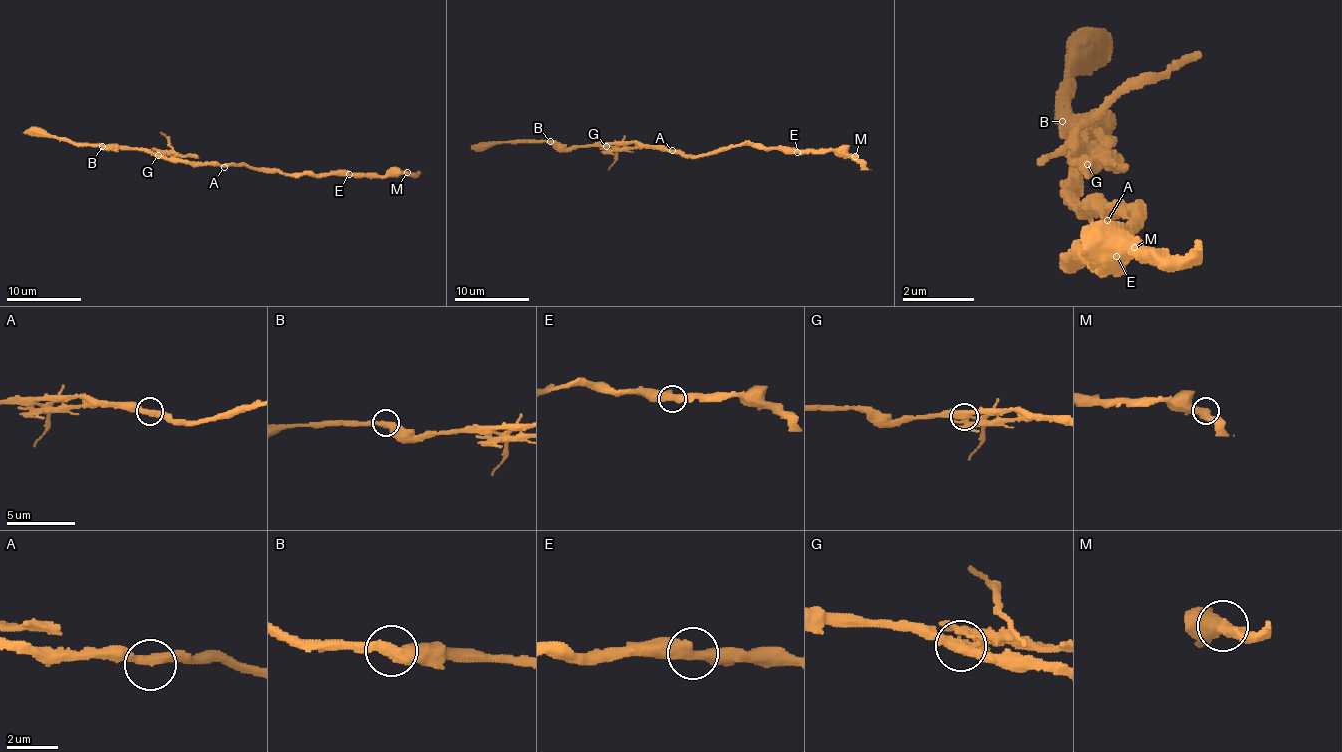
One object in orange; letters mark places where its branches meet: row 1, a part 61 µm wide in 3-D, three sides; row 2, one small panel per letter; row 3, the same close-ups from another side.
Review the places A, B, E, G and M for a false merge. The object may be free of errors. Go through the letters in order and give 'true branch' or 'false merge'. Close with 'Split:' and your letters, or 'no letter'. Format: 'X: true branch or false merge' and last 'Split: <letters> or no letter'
A: true branch
B: true branch
E: true branch
G: false merge
M: true branch
Split: G

